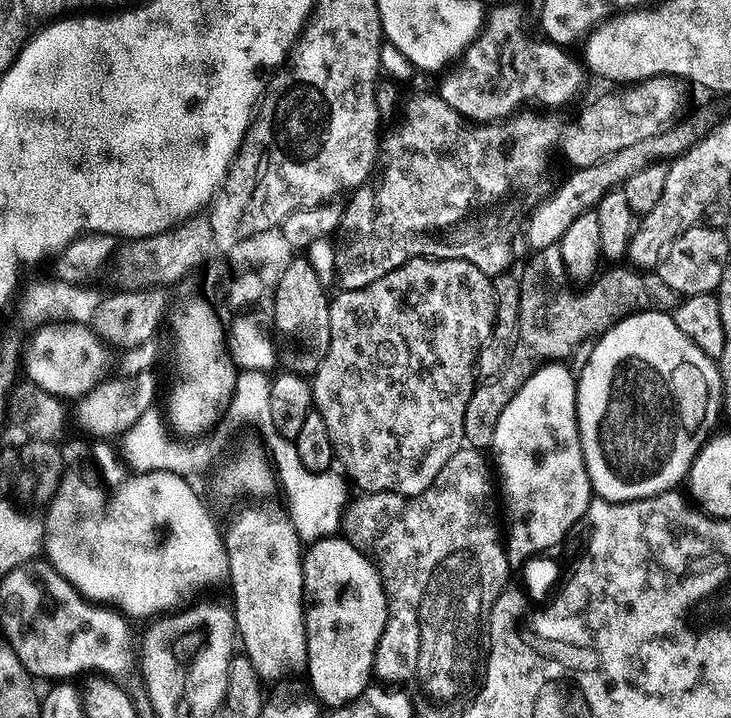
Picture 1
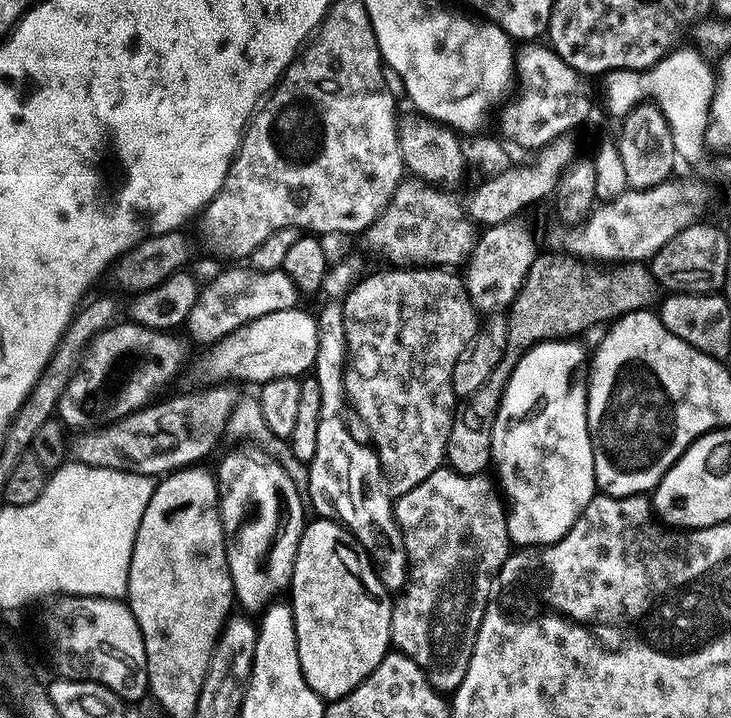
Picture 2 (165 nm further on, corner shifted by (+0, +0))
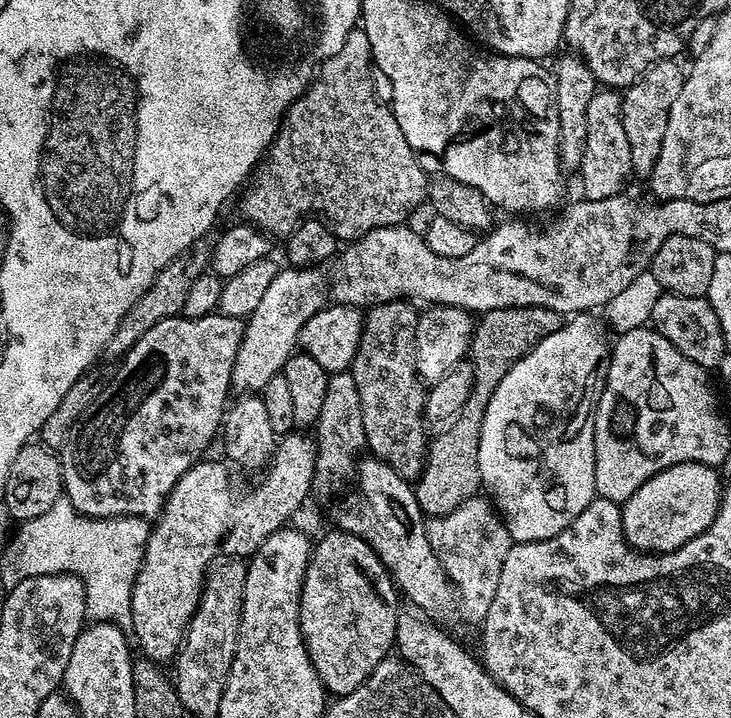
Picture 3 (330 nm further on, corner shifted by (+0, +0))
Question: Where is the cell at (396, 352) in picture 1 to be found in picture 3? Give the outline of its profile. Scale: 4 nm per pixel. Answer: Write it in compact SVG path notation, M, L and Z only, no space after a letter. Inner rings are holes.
M407 299L374 304L364 316L362 334L356 356L352 360L351 374L361 399L362 422L365 424L366 448L375 459L390 466L401 478L415 482L422 474L428 456L430 433L424 423L425 385L416 374L416 322L417 309Z

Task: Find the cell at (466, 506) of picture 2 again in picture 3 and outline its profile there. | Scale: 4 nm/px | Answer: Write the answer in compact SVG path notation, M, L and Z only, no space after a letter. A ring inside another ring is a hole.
M477 494L462 502L458 510L450 510L450 514L431 517L426 527L430 546L448 575L461 614L475 626L483 625L498 591L498 578L502 578L502 562L506 562L506 554L514 543L500 513L491 500Z

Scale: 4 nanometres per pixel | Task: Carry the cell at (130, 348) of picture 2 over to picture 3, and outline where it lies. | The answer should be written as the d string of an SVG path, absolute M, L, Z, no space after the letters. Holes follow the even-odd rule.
M181 314L158 322L158 326L150 326L150 330L146 330L146 334L142 334L142 338L138 338L138 342L134 342L132 349L119 361L120 369L116 373L114 371L111 373L108 388L100 403L80 421L74 433L76 448L68 446L59 453L60 468L64 472L63 495L74 506L76 512L80 512L83 516L93 516L103 520L110 520L117 516L138 516L141 520L155 521L156 517L163 512L164 503L167 502L168 495L174 490L178 480L182 478L182 474L186 474L186 470L193 468L207 453L204 451L211 446L215 436L217 439L218 433L221 431L226 405L229 403L228 396L230 397L232 387L234 358L238 358L238 348L242 346L244 326L245 321L239 316L213 314L191 320L189 316Z

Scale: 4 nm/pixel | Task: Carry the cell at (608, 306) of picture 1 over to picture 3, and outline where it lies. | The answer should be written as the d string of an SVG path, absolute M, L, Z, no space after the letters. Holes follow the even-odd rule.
M503 308L502 310L490 310L483 313L475 321L472 330L472 347L470 349L470 363L474 370L474 386L466 406L462 406L462 414L458 414L458 422L450 426L450 430L437 432L431 437L428 446L428 456L424 460L422 474L414 482L416 501L425 517L445 516L450 510L458 510L462 502L466 502L471 496L481 491L480 471L478 470L478 442L482 438L482 422L486 414L486 406L490 406L490 398L502 382L502 378L514 365L531 350L539 340L554 334L566 322L565 317L559 312L549 308Z

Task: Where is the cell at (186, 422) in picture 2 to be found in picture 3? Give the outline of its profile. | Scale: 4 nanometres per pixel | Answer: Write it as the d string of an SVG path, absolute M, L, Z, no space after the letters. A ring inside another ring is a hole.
M316 268L279 269L266 289L262 302L246 317L242 346L238 348L238 358L234 358L231 391L236 394L263 393L270 378L283 373L286 362L297 351L300 331L314 314L326 304L326 276Z

